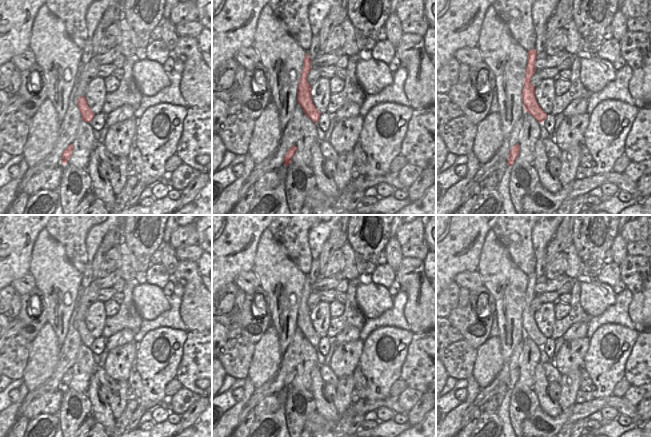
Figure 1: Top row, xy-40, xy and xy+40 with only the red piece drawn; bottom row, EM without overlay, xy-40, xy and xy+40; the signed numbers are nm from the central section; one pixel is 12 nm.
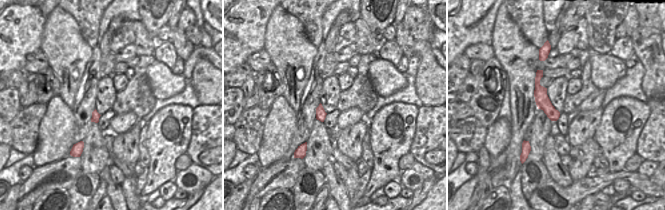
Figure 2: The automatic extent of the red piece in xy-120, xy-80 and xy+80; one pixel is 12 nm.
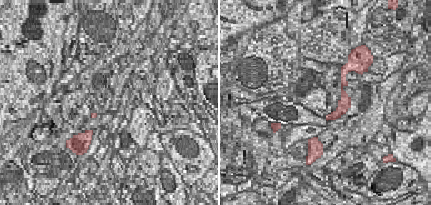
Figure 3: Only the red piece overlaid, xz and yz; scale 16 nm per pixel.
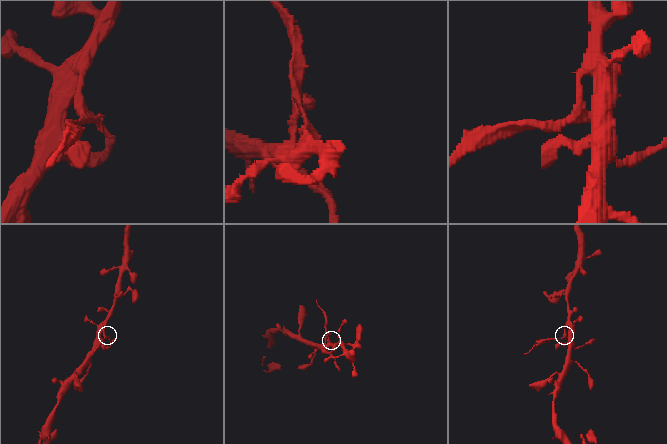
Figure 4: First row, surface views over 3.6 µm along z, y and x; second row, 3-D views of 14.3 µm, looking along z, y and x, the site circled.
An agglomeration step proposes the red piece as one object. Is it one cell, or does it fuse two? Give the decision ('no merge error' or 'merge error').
merge error

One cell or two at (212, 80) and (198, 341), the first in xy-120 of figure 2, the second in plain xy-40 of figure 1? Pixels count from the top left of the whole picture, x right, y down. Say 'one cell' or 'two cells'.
two cells

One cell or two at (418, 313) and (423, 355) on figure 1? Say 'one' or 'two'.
two

